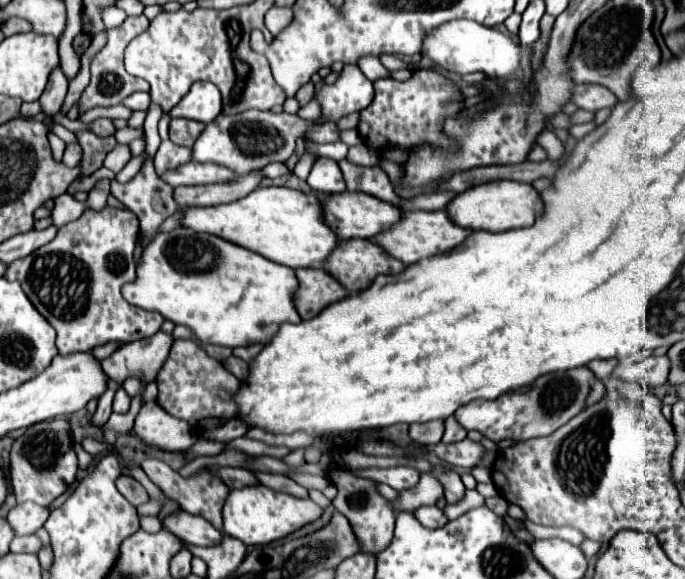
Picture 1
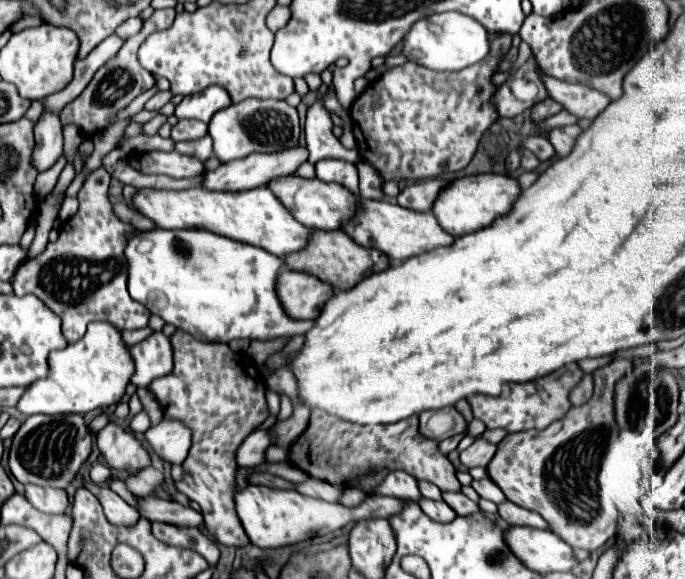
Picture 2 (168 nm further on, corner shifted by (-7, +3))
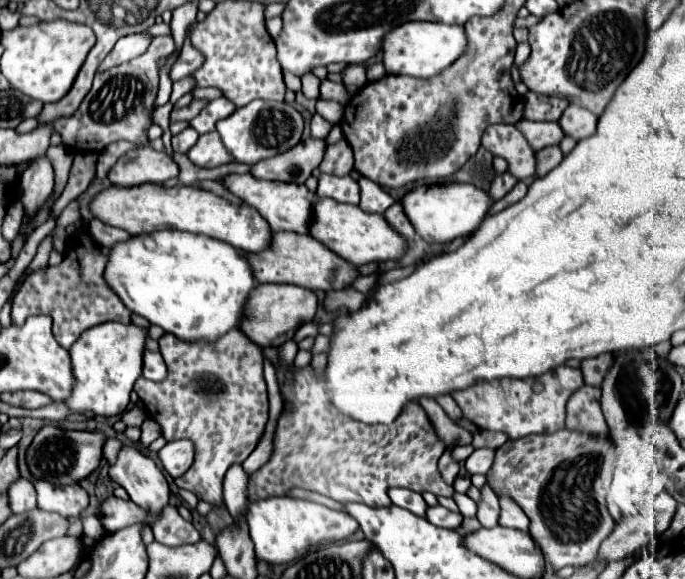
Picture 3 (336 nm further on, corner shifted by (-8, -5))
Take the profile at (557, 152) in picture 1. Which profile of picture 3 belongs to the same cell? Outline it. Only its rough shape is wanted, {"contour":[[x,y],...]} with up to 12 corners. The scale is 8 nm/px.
{"contour":[[493,125],[481,145],[519,181],[537,171],[535,151],[515,125]]}

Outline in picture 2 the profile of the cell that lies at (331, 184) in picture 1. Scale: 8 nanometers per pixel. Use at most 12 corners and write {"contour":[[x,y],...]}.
{"contour":[[340,159],[316,163],[316,177],[340,183],[358,195],[354,163]]}

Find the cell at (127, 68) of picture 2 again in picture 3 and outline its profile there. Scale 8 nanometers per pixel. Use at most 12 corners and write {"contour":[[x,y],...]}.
{"contour":[[171,35],[97,73],[71,117],[53,123],[71,151],[147,145]]}

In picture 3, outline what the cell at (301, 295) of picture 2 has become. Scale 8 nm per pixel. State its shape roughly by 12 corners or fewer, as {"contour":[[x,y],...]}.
{"contour":[[259,285],[245,335],[279,347],[315,319],[319,301],[299,285]]}

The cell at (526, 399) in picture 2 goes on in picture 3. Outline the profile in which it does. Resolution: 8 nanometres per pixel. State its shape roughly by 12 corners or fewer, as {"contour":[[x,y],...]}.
{"contour":[[583,373],[499,379],[457,391],[479,429],[521,439],[565,425]]}

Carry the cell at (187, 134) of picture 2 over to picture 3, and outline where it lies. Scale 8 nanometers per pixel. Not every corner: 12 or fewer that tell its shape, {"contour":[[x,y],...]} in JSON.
{"contour":[[193,127],[173,135],[173,151],[187,153],[199,139]]}

